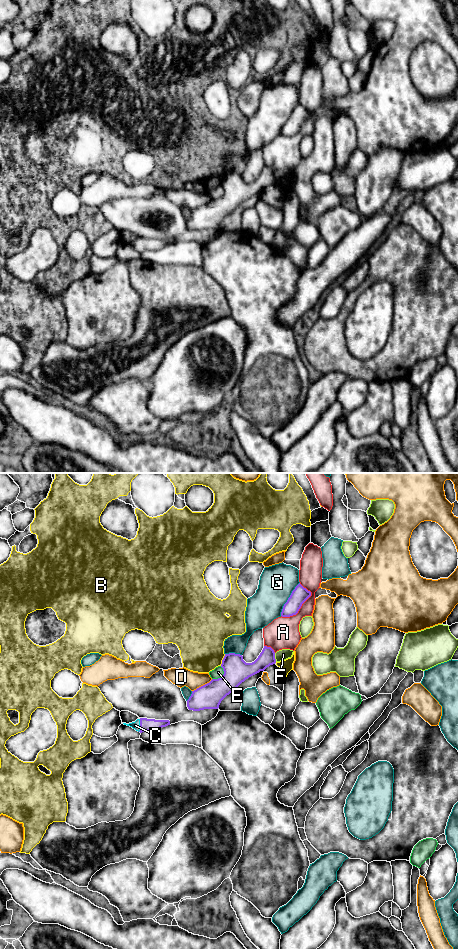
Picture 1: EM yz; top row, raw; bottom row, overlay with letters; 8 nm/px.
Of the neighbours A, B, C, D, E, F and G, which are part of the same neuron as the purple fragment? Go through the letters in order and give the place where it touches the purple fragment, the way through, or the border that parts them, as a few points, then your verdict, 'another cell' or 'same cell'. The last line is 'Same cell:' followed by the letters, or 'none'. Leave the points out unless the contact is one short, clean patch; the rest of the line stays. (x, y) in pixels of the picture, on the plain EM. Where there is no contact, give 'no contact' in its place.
A: yz (298, 130) | another cell
B: yz (222, 180) | another cell
C: yz (140, 245) | across yz (146, 244), (140, 245), (135, 245) | same cell
D: yz (203, 205) | another cell
E: yz (222, 196) | another cell
F: yz (274, 177) | another cell
G: yz (288, 119) | another cell
Same cell: C

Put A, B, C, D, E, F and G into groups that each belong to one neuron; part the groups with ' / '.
A / B / C / D / E / F / G

